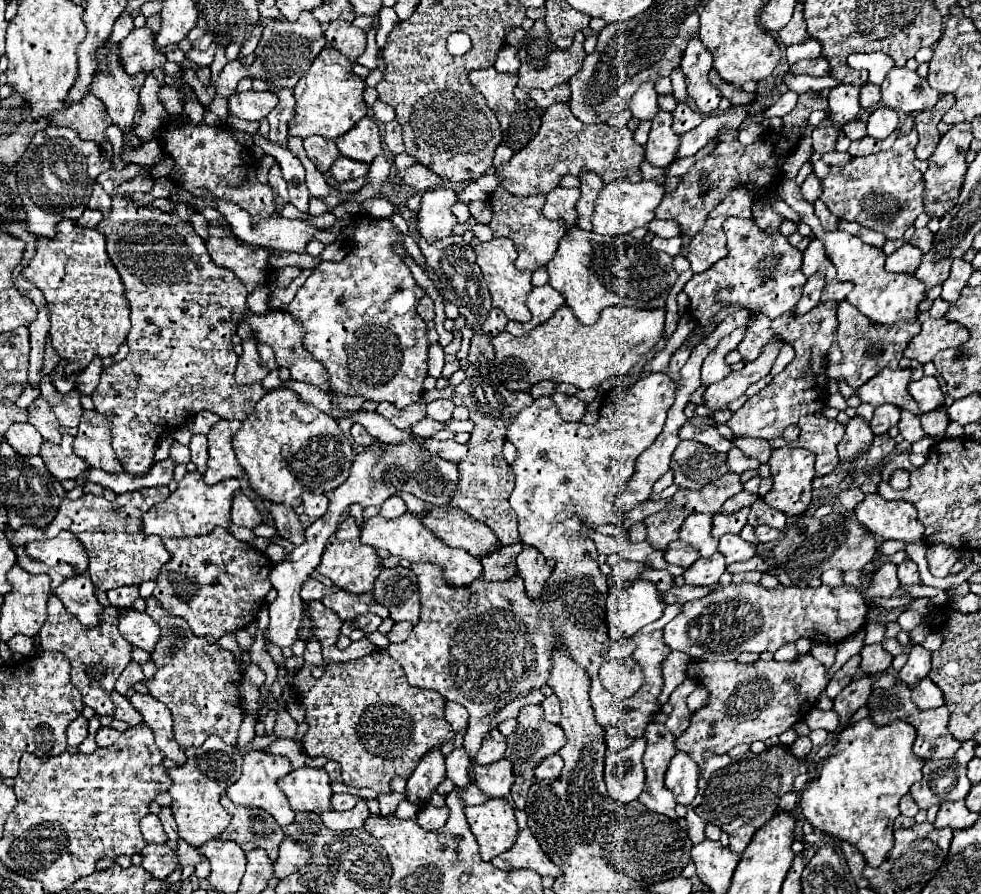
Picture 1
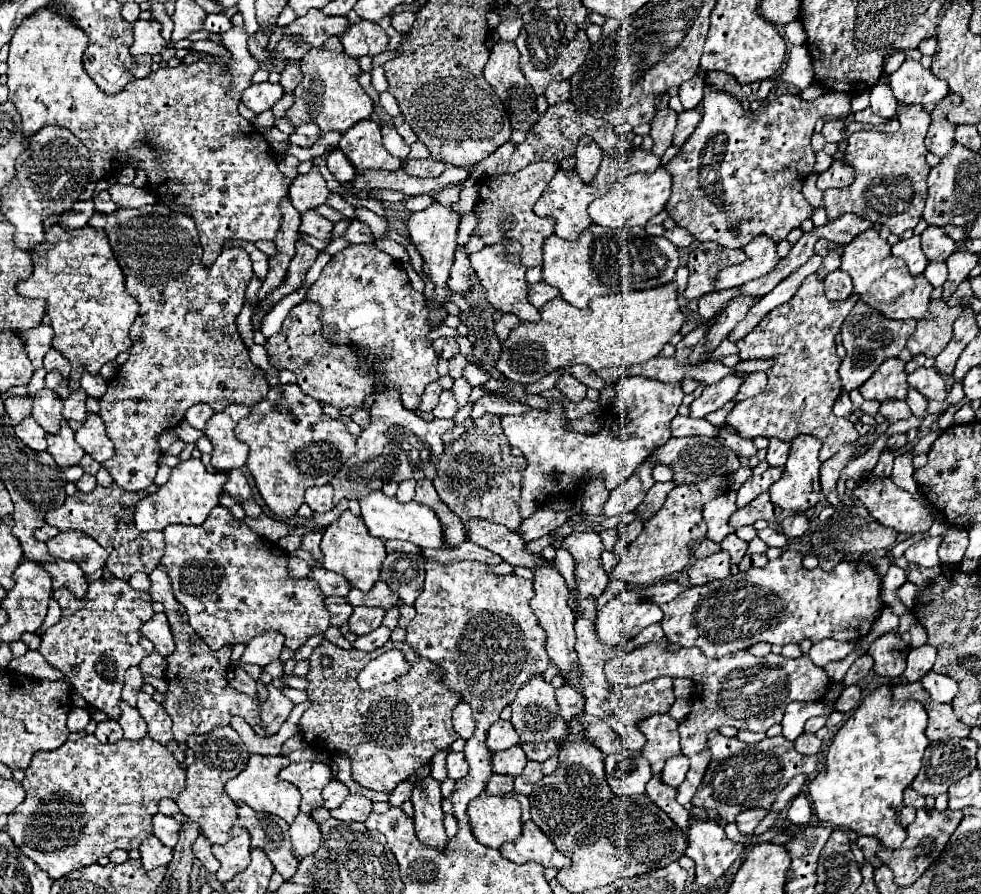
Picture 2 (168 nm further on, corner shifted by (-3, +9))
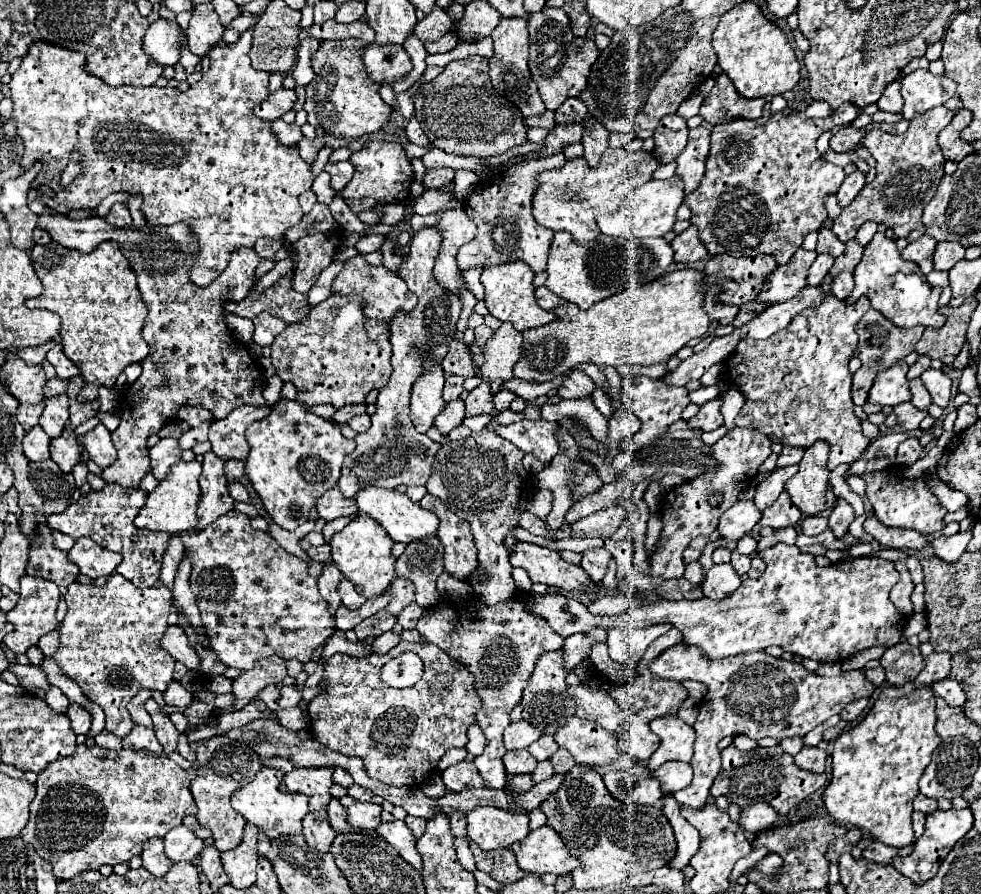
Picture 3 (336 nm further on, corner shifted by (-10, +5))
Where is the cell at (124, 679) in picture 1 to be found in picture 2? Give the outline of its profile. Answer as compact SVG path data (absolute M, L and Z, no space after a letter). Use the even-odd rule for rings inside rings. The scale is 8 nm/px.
M132 666L124 674L124 690L122 690L122 700L128 702L130 706L136 706L136 694L142 688L142 670L140 666Z

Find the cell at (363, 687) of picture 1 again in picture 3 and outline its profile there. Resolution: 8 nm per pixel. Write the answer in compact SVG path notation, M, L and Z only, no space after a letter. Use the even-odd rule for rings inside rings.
M399 642L389 654L371 652L369 656L363 658L333 654L325 662L323 680L327 682L327 690L309 702L307 714L309 714L311 736L335 752L361 758L365 762L367 774L389 786L407 786L407 788L423 786L421 782L435 772L437 762L449 748L465 748L467 728L475 722L475 714L481 710L481 698L477 694L473 674L457 660L453 660L449 654L445 654L441 648L435 648L433 644L427 642L421 644ZM403 652L415 652L423 660L425 672L415 686L405 690L395 690L381 680L381 668Z

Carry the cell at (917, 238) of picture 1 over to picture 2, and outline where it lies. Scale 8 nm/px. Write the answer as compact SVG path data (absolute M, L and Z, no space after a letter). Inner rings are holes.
M928 226L922 234L922 250L926 258L932 262L944 262L954 252L954 240L948 238L938 226Z

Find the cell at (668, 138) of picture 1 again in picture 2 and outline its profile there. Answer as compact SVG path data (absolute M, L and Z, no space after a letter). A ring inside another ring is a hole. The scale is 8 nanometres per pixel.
M670 108L656 112L650 126L652 126L650 136L654 140L652 152L656 156L662 156L666 152L666 148L672 144L672 134L674 134L674 128L676 128L676 112L670 110Z

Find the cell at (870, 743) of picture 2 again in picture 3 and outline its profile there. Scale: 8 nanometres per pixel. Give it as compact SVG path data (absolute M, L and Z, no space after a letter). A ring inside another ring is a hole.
M905 684L903 688L889 686L885 688L869 714L851 730L843 732L833 742L833 778L825 786L823 802L829 814L837 824L843 826L855 826L861 830L867 830L875 840L887 844L887 846L909 846L915 842L913 828L911 828L911 814L913 806L911 802L919 794L919 778L925 772L925 768L931 762L933 750L939 746L941 738L935 734L935 694L931 686L919 686Z

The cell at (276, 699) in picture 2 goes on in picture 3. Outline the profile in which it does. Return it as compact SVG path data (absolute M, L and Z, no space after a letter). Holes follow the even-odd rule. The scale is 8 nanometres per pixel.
M283 686L281 688L281 698L279 698L279 706L281 708L291 708L297 706L301 702L301 690L295 686Z

